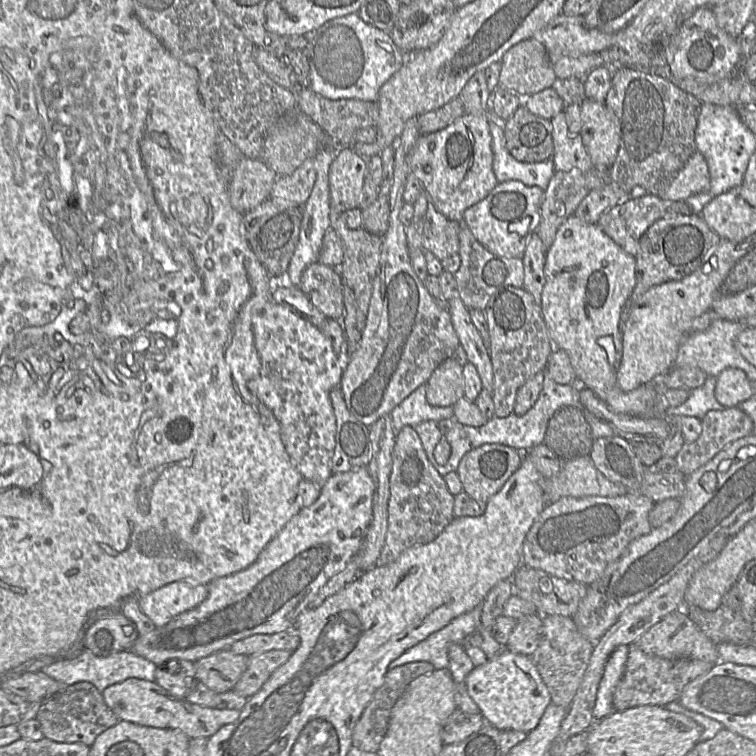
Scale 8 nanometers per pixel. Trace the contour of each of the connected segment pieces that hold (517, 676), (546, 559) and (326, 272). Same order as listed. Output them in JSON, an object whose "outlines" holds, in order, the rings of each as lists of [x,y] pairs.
{"outlines":[[[[503,651],[481,666],[474,667],[466,680],[468,694],[485,718],[500,731],[517,730],[530,733],[538,725],[551,703],[551,694],[531,657]]],[[[641,494],[619,497],[563,497],[553,504],[547,504],[525,537],[522,565],[588,586],[599,579],[607,566],[618,560],[634,540],[651,532],[648,515],[654,504],[650,498]]],[[[316,262],[303,271],[298,287],[326,318],[341,321],[344,315],[343,285],[337,268]]]]}

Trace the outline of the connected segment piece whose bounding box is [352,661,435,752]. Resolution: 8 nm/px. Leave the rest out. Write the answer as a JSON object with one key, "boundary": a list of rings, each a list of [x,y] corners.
{"boundary":[[[426,661],[409,662],[387,671],[382,685],[376,690],[372,700],[368,703],[352,732],[352,746],[367,752],[377,752],[383,740],[390,719],[391,710],[403,694],[406,687],[420,675],[430,674],[435,667]]]}

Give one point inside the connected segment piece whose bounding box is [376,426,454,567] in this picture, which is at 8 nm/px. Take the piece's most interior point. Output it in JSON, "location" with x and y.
{"location":[420,506]}

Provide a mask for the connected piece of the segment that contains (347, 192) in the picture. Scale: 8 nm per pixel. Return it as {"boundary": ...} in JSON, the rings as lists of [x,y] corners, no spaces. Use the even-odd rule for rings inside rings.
{"boundary":[[[351,147],[339,150],[328,173],[330,208],[340,213],[359,208],[367,160],[358,156]]]}

